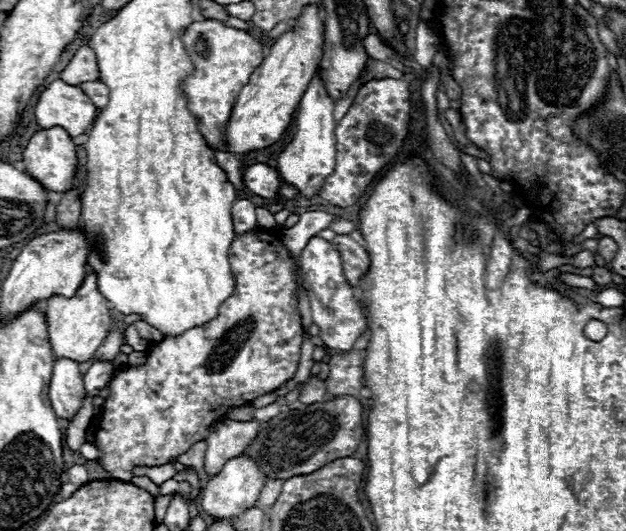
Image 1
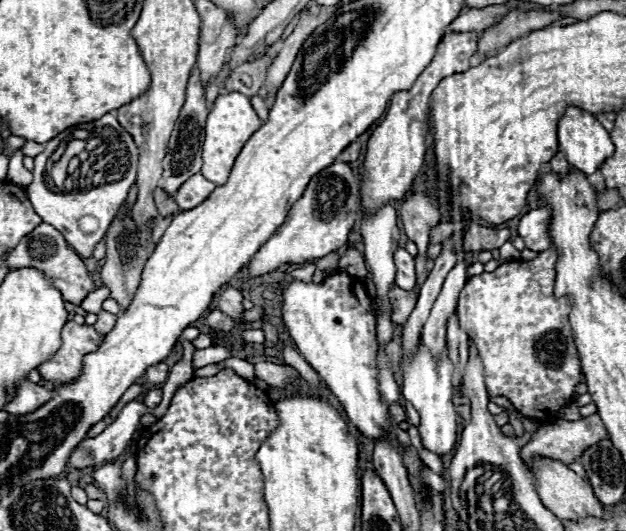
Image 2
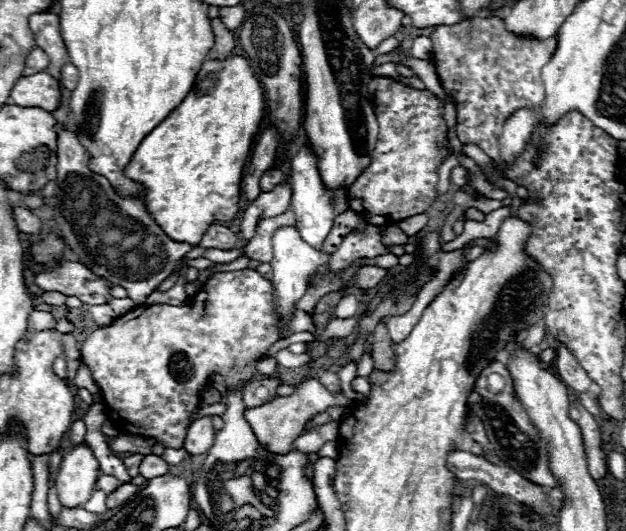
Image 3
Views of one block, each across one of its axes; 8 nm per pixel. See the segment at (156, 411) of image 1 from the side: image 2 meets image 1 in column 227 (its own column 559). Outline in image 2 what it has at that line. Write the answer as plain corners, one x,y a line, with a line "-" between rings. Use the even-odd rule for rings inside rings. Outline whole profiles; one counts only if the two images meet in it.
550,248
550,250
544,250
540,252
534,260
530,262
522,262
522,260
516,260
516,262
504,262
500,264
494,272
482,272
480,276
472,276
468,278
464,290
460,292
460,300
458,300
458,316
460,316
460,322
464,322
466,326
466,334
474,340
474,344
478,346
478,352
482,354
482,364
484,364
484,376
486,376
486,386
488,386
488,392
490,396
504,396
510,400
510,404
526,418
532,418
532,420
538,420
538,422
552,422
556,420
556,412
560,408
564,408
570,398
572,398
572,388
584,380
584,374
582,374
582,368
580,368
580,358
578,358
578,350
574,346
574,338
572,338
572,330
570,330
570,322
568,322
568,314
570,314
570,300
568,298
554,298
554,278
556,278
556,250

